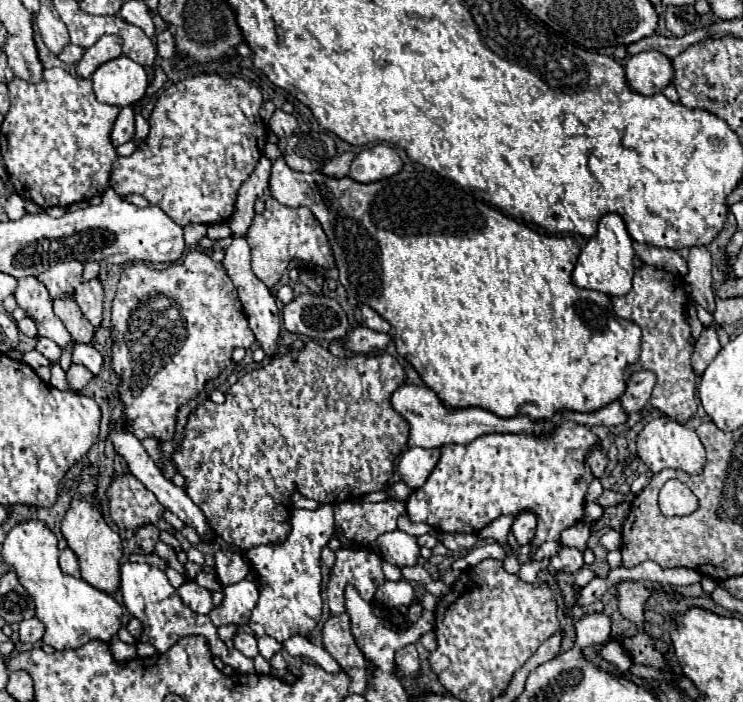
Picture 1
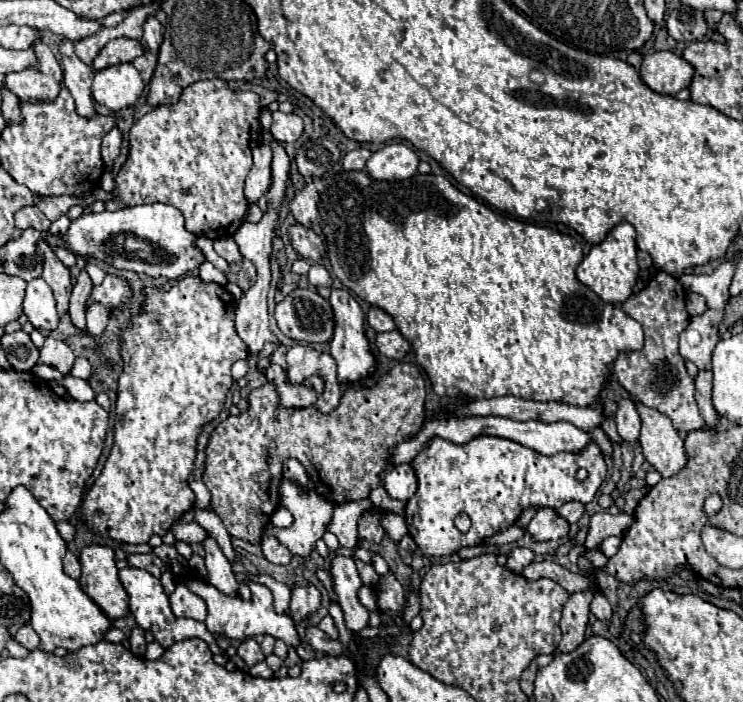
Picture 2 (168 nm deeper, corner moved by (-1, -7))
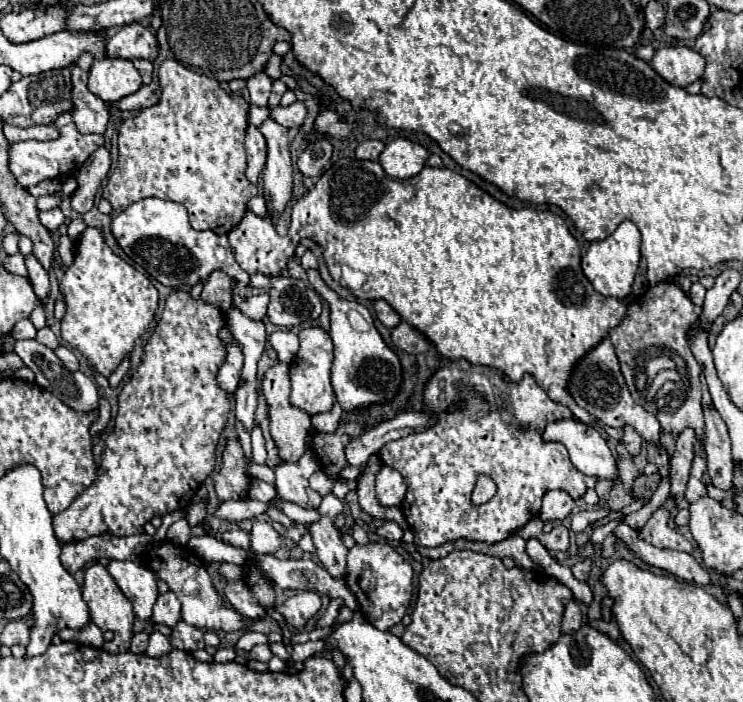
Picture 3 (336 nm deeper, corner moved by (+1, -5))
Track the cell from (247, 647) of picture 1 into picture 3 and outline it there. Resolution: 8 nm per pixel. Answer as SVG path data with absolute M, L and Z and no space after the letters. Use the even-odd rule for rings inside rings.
M256 645L250 651L250 659L256 659L256 661L270 661L272 657L274 655L272 655L272 651L270 651L268 645Z

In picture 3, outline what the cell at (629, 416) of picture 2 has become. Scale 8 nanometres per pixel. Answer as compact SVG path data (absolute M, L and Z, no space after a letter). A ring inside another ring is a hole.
M624 427L624 437L622 437L622 443L626 445L628 453L632 457L636 457L640 453L640 447L642 447L642 437L632 429L632 427Z

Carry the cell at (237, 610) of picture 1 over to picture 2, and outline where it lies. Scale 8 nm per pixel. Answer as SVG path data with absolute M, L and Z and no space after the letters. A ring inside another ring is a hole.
M188 577L188 579L182 579L198 597L202 597L208 605L208 615L206 615L206 629L212 633L212 635L228 635L232 639L240 639L242 641L242 635L244 637L254 637L254 635L260 635L260 633L268 633L276 639L282 639L286 645L292 645L292 647L300 647L300 635L294 627L294 621L288 617L288 615L278 615L272 607L272 593L268 591L268 587L264 585L258 585L258 583L248 583L250 591L252 591L252 599L250 601L244 601L242 597L232 597L232 595L226 595L222 591L218 591L214 585L210 583L204 583L196 577Z

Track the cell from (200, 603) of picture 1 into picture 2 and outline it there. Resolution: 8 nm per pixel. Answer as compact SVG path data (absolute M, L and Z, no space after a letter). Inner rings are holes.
M178 583L176 591L170 595L170 605L176 617L190 617L194 621L206 619L206 603L194 595L184 583Z

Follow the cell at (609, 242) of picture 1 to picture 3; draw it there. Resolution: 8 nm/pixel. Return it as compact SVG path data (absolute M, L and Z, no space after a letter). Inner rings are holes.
M624 221L610 237L590 243L586 255L582 257L582 271L598 293L602 293L604 297L622 299L632 289L638 263L640 263L640 231L632 221Z

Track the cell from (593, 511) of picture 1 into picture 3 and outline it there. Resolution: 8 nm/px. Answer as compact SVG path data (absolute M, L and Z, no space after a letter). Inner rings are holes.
M556 489L556 491L548 491L542 499L542 509L540 509L540 519L542 521L562 521L574 507L574 499Z

